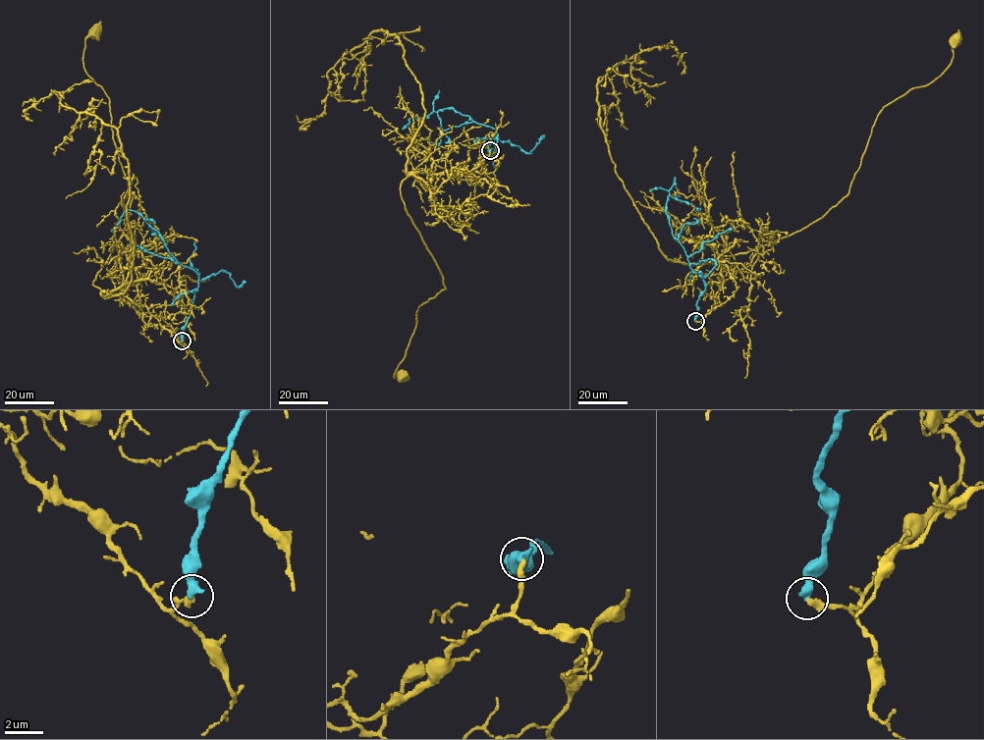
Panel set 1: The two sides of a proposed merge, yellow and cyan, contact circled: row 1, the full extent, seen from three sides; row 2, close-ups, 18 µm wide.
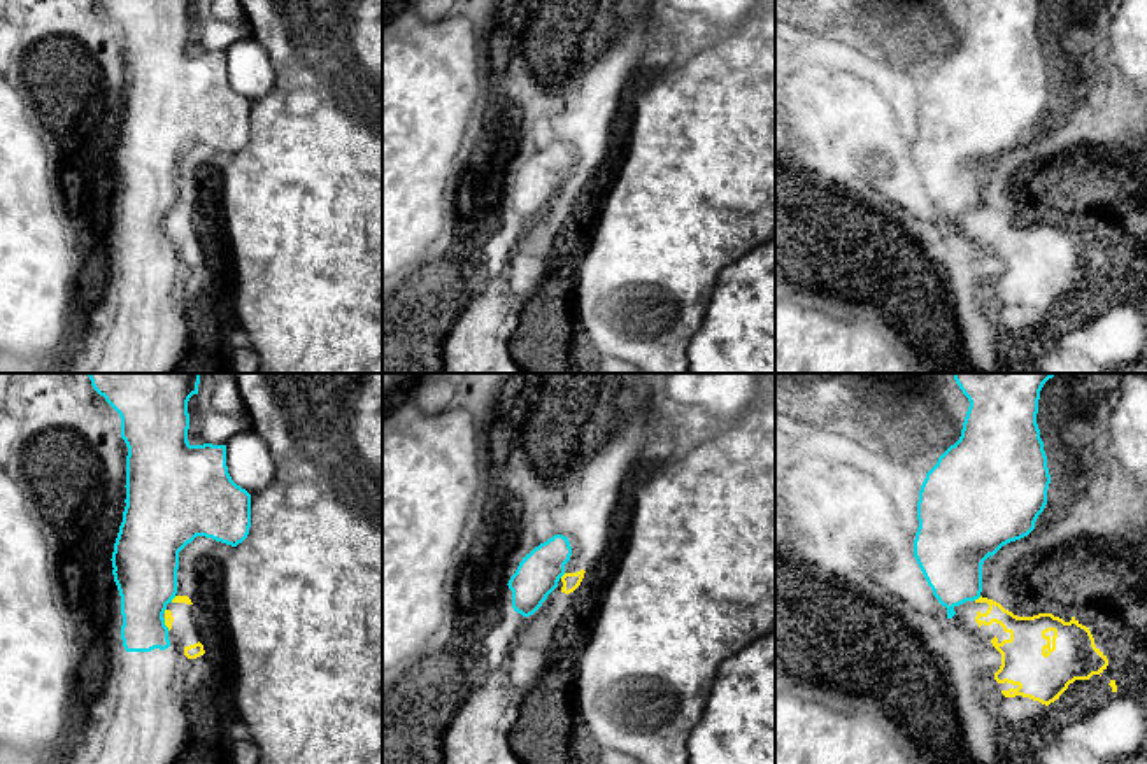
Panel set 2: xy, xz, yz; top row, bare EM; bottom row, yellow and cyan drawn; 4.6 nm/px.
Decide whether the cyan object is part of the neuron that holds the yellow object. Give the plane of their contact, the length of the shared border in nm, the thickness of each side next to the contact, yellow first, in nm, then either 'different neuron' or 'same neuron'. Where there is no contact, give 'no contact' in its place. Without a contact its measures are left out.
yz | 40 nm | 130/300 nm | different neuron

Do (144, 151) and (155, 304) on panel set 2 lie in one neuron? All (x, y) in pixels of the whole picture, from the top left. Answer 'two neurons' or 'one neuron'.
one neuron

